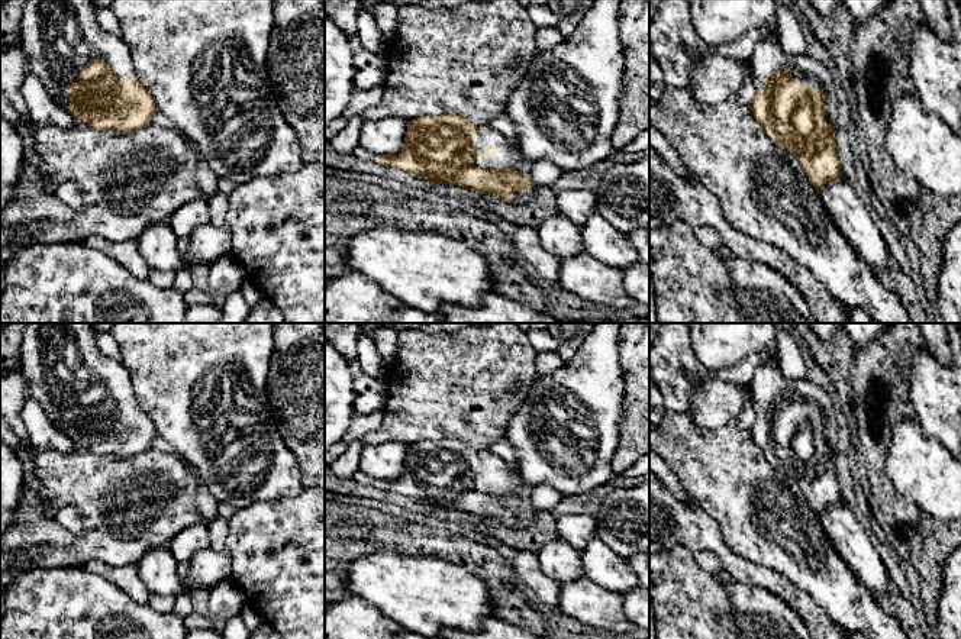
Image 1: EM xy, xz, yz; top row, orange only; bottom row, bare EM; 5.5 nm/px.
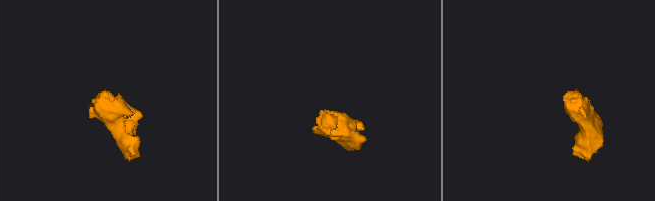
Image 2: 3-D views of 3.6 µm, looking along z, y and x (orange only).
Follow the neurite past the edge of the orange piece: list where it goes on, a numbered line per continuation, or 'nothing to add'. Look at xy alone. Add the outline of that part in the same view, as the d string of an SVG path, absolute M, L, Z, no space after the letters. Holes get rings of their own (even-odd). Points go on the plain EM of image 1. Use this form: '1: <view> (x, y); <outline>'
1: xy (61, 361); M25 323L20 358L28 380L25 398L35 400L65 435L70 410L78 406L91 384L104 385L125 407L138 404L128 369L99 349L90 323Z

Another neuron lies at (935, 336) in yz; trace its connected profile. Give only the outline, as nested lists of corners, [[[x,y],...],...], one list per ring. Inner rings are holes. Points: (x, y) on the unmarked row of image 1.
[[[916,323],[922,332],[923,346],[942,365],[952,364],[949,326],[961,329],[961,323]]]

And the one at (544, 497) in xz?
[[[533,485],[531,493],[531,503],[535,511],[551,510],[555,504],[564,500],[565,496],[551,485]]]

